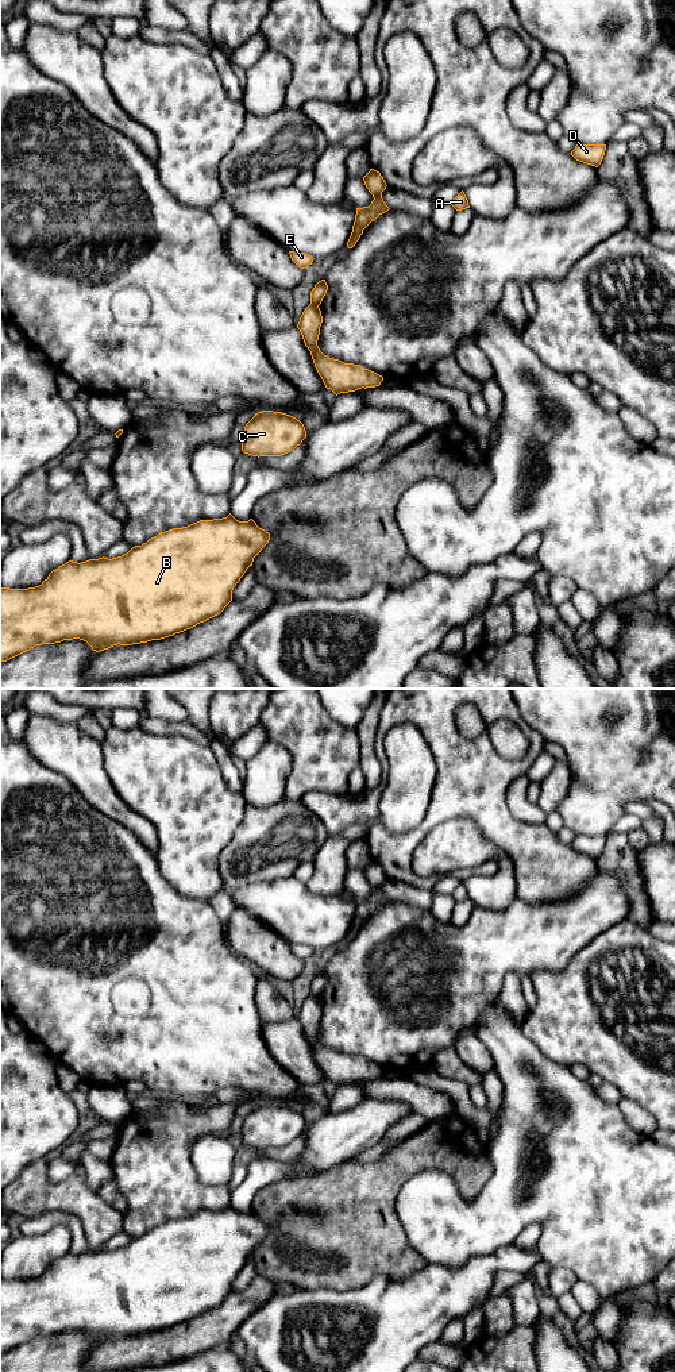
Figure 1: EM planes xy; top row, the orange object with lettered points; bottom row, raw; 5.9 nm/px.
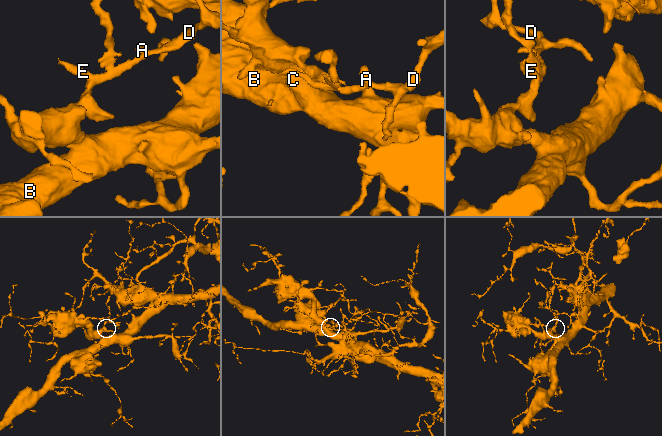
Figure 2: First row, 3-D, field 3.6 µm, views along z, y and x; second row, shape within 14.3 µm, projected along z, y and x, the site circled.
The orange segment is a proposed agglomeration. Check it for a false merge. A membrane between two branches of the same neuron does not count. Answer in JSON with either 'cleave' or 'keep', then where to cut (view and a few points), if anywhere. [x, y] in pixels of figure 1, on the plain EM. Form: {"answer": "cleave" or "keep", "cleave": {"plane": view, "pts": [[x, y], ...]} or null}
{"answer": "cleave", "cleave": {"plane": "xy", "pts": [[311, 994], [317, 997]]}}

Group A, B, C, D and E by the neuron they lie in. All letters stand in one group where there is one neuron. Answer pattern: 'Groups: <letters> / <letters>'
Groups: A D E / B C

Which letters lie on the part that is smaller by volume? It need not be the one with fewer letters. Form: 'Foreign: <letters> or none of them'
Foreign: A, D, E

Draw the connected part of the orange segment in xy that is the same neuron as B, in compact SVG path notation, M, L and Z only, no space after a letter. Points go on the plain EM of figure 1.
M230 1205L223 1210L200 1211L188 1218L161 1223L117 1249L103 1248L81 1255L69 1252L53 1261L35 1279L0 1277L0 1354L35 1337L63 1331L80 1330L100 1344L117 1336L132 1337L161 1331L190 1321L224 1302L232 1292L234 1279L269 1232L270 1225L259 1219L252 1210L239 1213Z

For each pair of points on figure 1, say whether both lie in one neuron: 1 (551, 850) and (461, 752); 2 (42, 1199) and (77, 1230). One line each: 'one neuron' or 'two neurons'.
1: one neuron
2: two neurons

